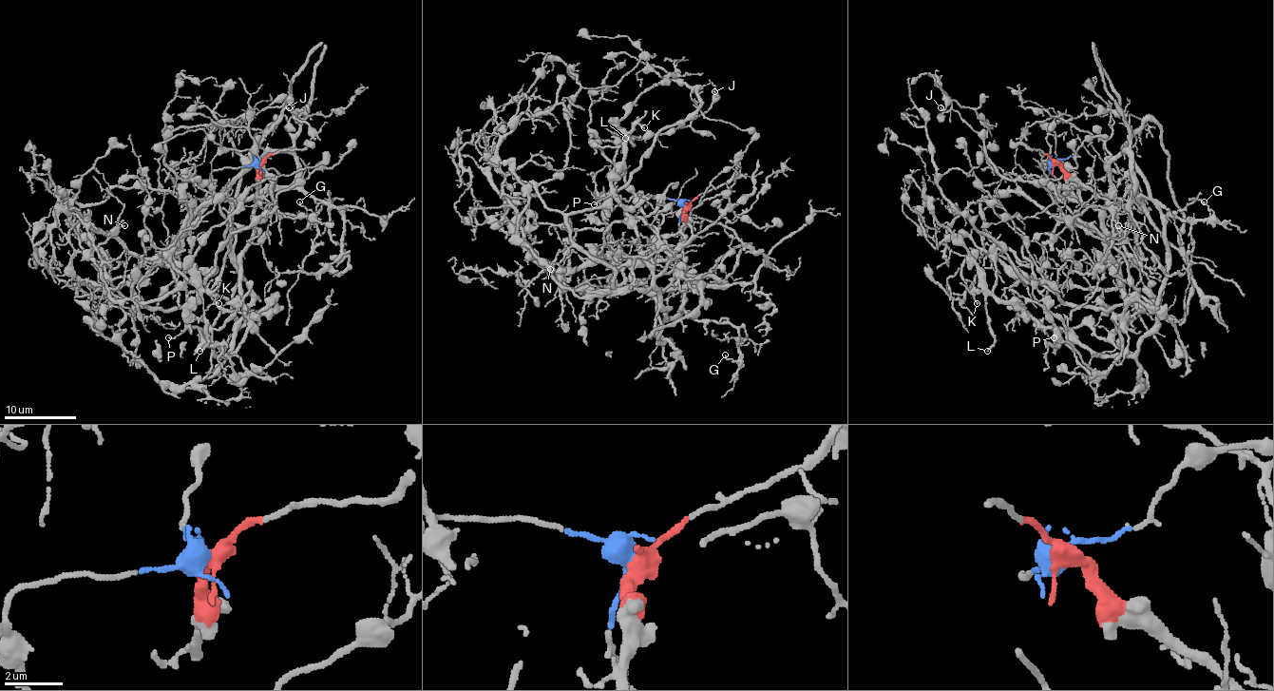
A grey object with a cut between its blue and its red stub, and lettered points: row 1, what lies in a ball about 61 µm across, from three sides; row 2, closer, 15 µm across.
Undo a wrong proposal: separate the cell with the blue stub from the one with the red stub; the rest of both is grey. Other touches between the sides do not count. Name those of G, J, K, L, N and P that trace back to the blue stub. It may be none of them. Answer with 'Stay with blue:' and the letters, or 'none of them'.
Stay with blue: J

